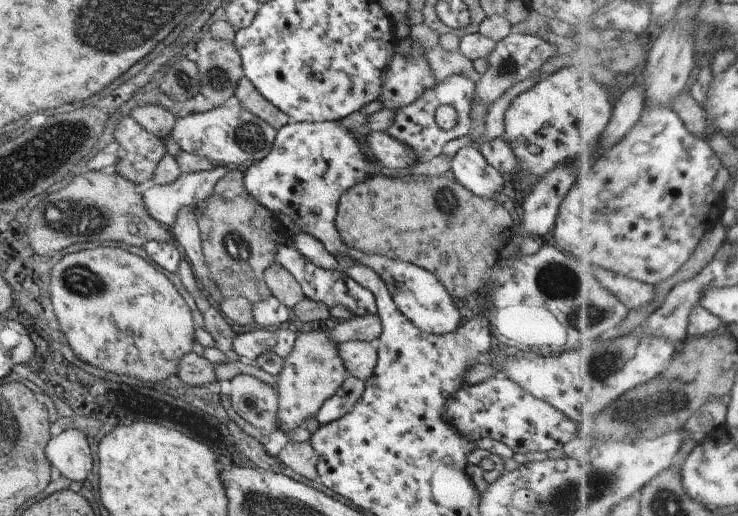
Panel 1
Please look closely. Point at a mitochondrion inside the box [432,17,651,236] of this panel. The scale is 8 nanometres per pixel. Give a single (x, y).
(504, 68)

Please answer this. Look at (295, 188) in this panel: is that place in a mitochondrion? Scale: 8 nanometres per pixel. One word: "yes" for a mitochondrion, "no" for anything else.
no

